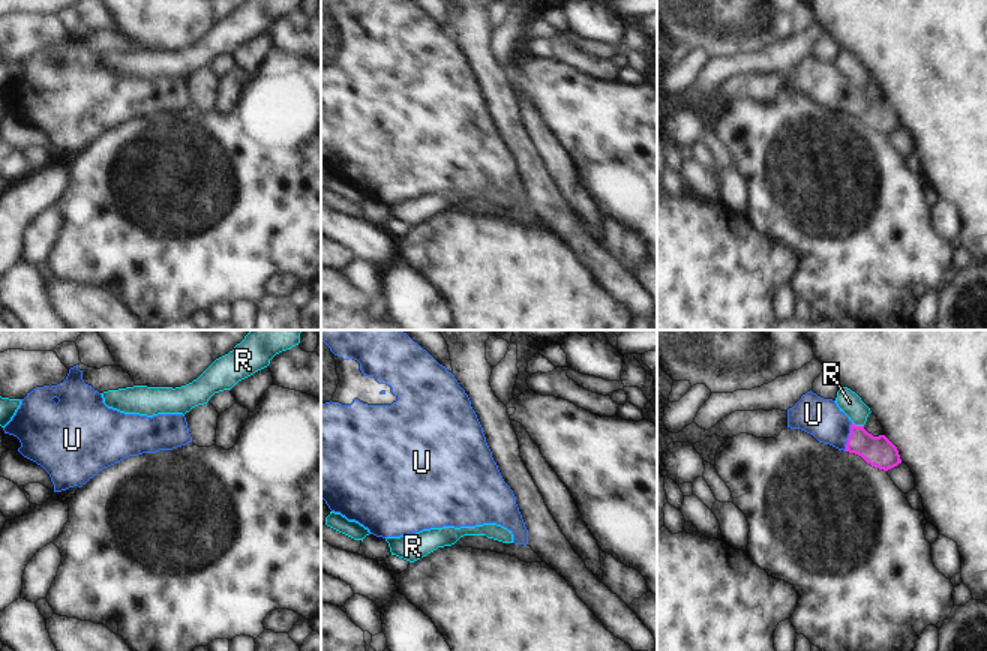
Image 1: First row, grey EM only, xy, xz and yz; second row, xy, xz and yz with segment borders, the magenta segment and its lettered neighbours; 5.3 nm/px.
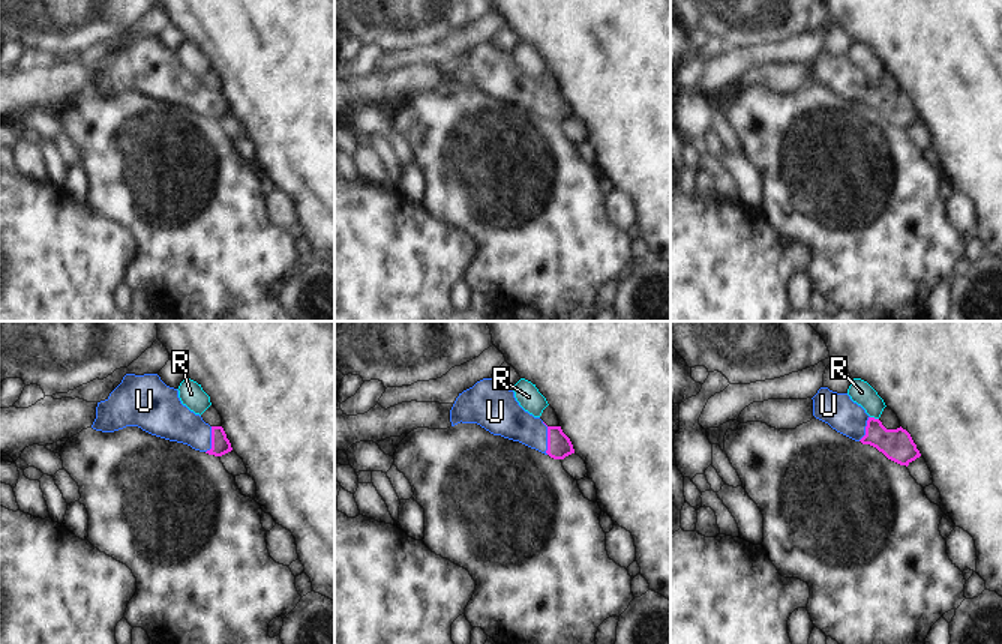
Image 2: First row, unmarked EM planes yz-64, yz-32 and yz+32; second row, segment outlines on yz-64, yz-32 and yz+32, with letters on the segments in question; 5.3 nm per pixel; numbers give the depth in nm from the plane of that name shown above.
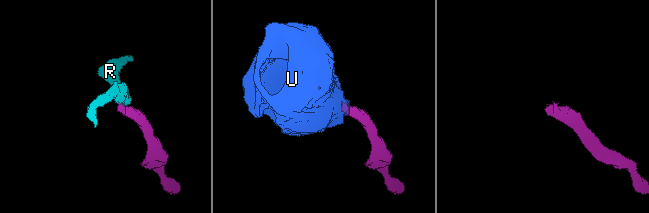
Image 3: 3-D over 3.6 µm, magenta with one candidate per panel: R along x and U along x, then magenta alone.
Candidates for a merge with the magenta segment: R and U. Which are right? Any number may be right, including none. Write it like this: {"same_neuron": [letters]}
{"same_neuron": ["U"]}

